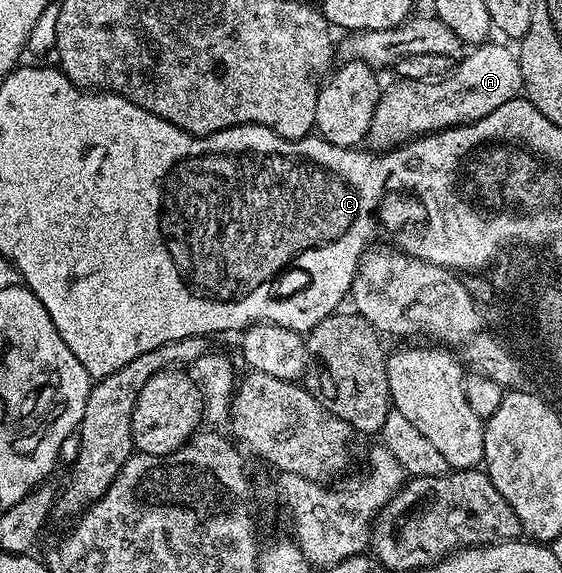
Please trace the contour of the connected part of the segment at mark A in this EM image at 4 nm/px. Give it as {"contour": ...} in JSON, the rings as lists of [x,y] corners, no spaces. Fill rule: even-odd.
{"contour":[[[494,42],[478,45],[471,50],[469,57],[461,56],[446,77],[431,81],[400,79],[395,82],[397,85],[389,89],[387,86],[380,94],[380,102],[370,123],[367,148],[372,151],[395,149],[397,145],[405,145],[426,133],[438,133],[453,125],[468,125],[490,115],[503,103],[515,100],[523,90],[519,58],[513,50],[511,52]]]}

